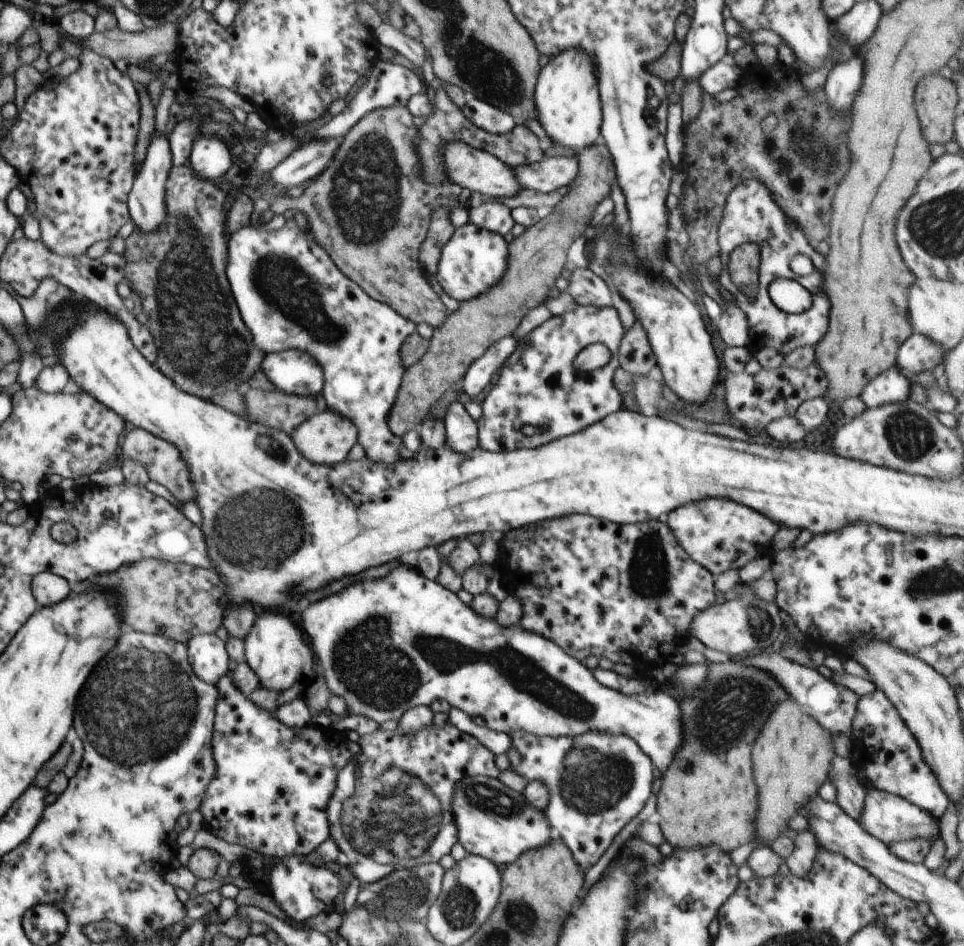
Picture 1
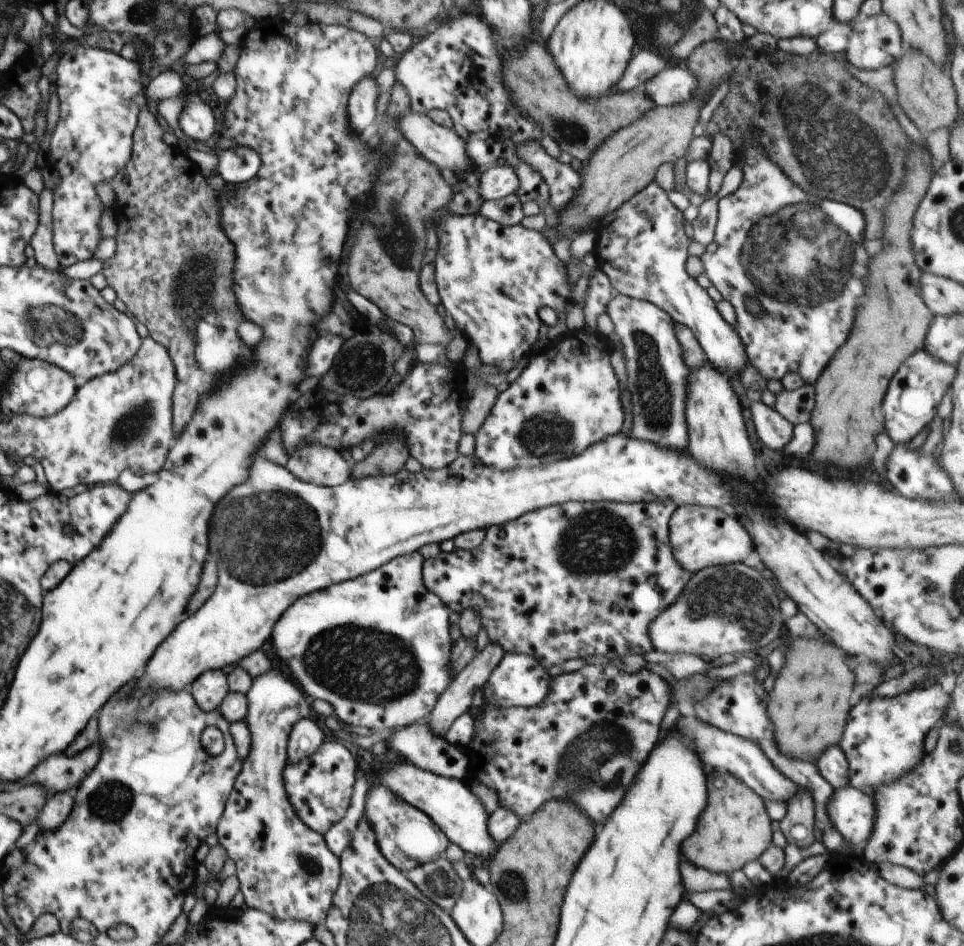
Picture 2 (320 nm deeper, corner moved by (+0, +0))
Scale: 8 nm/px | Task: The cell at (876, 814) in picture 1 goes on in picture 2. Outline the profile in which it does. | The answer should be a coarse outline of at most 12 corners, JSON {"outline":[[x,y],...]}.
{"outline":[[837,788],[826,810],[847,840],[864,850],[875,821],[873,797]]}

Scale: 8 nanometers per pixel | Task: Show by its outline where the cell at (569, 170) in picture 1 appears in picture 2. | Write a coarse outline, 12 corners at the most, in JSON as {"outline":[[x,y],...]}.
{"outline":[[505,164],[479,172],[485,200],[524,192],[515,168]]}

